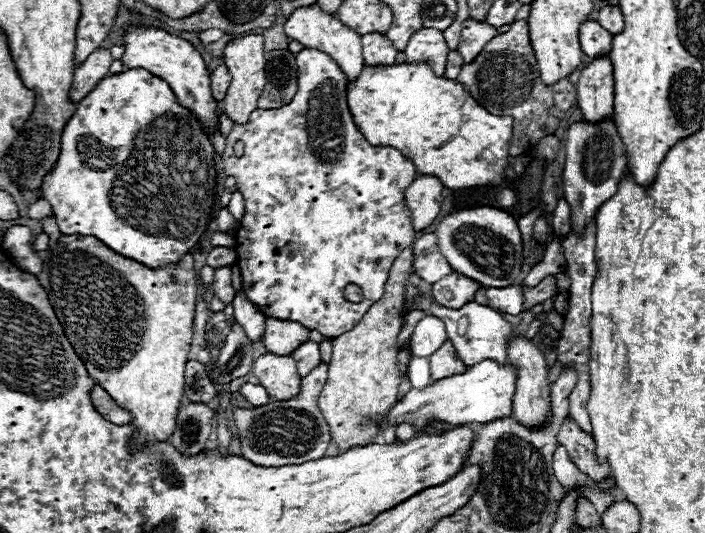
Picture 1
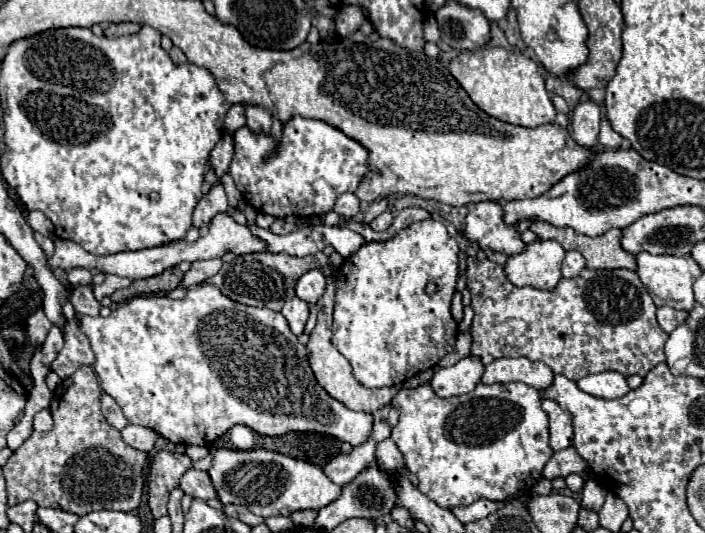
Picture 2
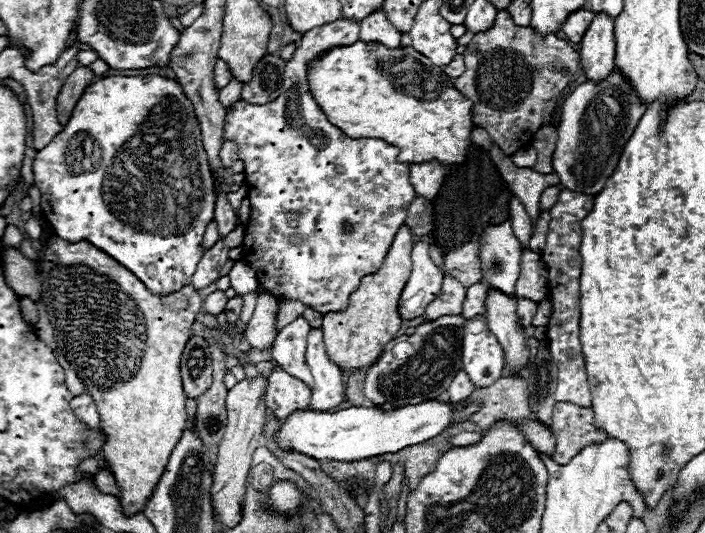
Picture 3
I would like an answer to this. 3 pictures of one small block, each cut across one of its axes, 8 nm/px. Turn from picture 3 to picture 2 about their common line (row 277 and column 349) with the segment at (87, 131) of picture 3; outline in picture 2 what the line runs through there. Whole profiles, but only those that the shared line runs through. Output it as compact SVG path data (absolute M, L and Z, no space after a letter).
M292 116L284 122L280 142L272 134L256 134L248 126L234 132L234 158L228 174L246 202L274 218L324 216L344 192L356 192L370 172L370 152L342 130L312 118Z

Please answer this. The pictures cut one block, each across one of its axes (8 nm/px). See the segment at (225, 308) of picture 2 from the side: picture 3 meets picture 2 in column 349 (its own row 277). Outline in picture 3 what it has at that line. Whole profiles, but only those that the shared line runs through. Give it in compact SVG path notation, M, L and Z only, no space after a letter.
M416 242L412 248L412 272L398 300L398 314L402 320L412 320L424 314L426 306L438 296L442 288L442 272L432 262L426 242Z

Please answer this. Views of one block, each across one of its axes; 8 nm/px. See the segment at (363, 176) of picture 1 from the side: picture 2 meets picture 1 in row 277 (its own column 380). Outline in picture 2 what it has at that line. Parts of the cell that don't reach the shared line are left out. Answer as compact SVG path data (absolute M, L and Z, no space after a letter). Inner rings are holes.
M430 218L410 224L386 242L362 244L358 252L342 260L334 276L336 298L332 344L350 362L354 378L364 388L400 386L412 376L434 368L446 354L454 350L458 324L450 314L450 304L458 280L458 252L460 248L448 234L446 226ZM430 282L438 286L432 296L426 294L426 284Z

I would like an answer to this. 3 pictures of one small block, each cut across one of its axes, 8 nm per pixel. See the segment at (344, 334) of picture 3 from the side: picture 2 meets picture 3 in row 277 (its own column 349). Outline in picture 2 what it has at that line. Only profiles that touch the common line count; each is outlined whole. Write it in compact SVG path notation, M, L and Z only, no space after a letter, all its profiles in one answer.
M329 276L326 278L326 292L324 296L316 302L316 312L318 312L318 322L316 322L316 328L312 330L310 334L310 340L306 344L306 350L308 350L308 362L310 362L310 368L318 380L318 384L338 402L342 402L346 408L350 410L360 410L360 412L368 412L368 414L374 414L378 412L382 406L388 406L390 400L394 398L394 394L398 392L396 386L392 388L376 388L376 390L370 390L370 388L364 388L360 386L354 376L352 376L352 368L348 364L348 360L344 356L340 356L340 352L330 344L330 336L332 336L332 304L334 304L334 295L336 291L336 280Z

